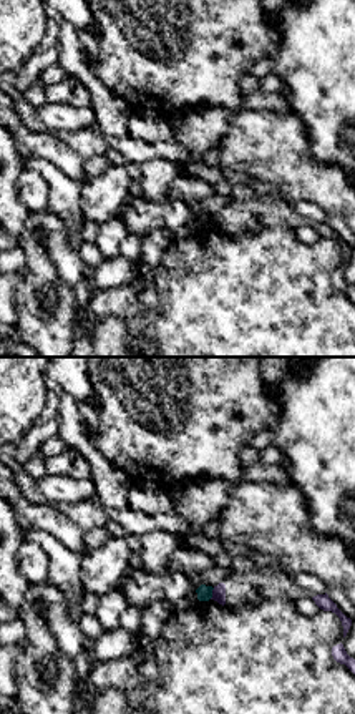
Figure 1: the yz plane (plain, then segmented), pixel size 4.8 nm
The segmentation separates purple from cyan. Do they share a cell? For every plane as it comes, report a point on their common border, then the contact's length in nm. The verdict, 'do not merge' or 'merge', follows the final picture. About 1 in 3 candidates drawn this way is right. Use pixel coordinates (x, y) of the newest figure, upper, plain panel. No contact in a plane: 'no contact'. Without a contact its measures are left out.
contact (213, 221); length 60 nm

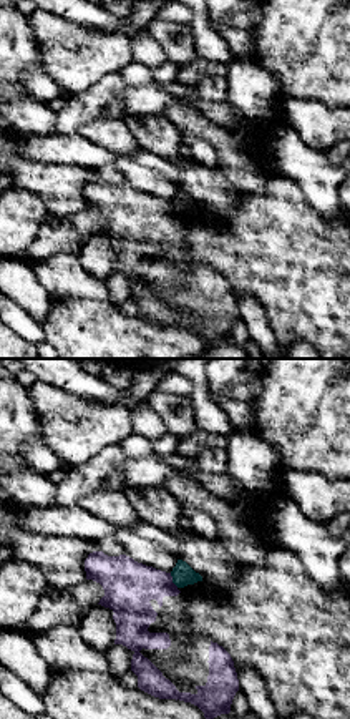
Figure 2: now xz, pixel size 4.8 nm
contact (171, 208); length 80 nm

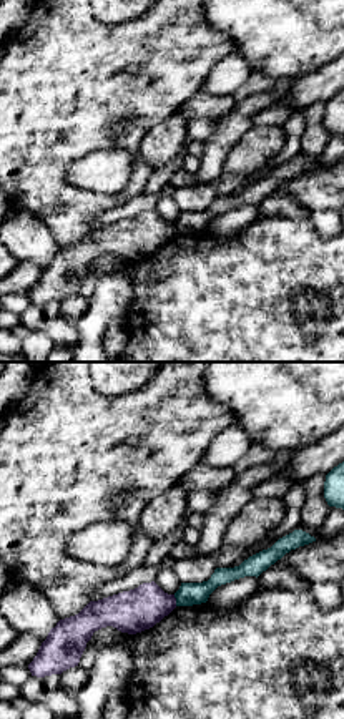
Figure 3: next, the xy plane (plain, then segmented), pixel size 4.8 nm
contact (175, 228); length 60 nm

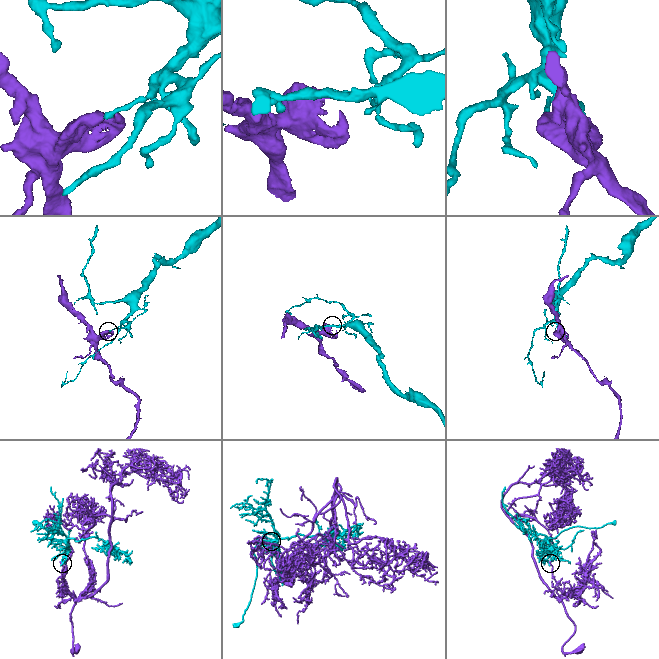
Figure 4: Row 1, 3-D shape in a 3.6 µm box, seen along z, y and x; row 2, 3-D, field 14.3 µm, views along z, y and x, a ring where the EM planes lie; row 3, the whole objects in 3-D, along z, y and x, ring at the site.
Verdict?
do not merge

